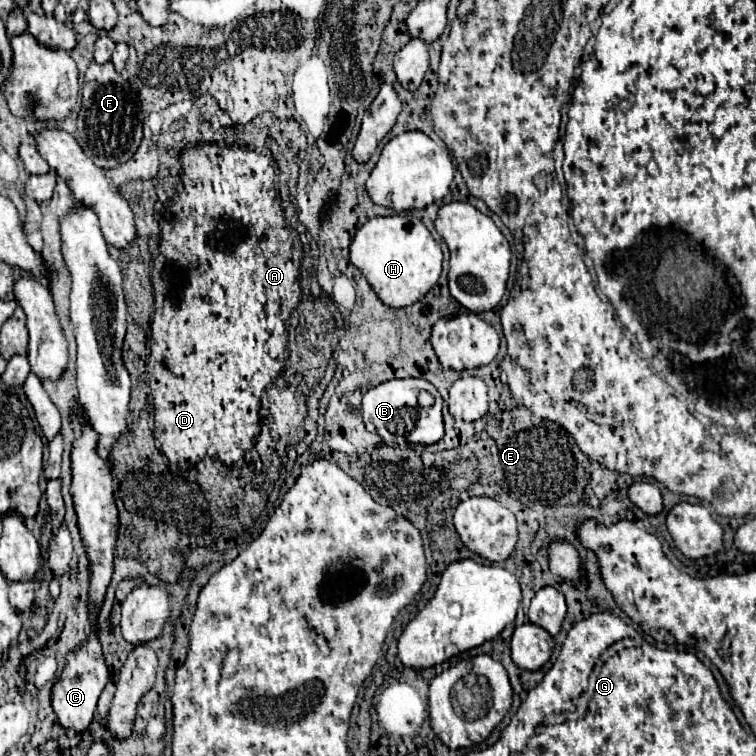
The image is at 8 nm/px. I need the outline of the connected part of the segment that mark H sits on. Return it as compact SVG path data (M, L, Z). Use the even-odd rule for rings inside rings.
M396 214L368 220L354 236L350 244L350 262L364 274L376 296L390 308L404 308L418 302L440 278L442 272L442 248L430 236L428 228L412 214Z

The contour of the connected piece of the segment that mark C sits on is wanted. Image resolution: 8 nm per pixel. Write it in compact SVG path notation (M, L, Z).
M92 632L76 650L72 650L68 654L66 668L64 668L60 680L52 688L52 708L54 708L62 728L80 734L90 726L94 712L96 712L98 696L104 690L109 679L110 672L102 658L102 648L100 648L98 636L96 636L96 632Z

